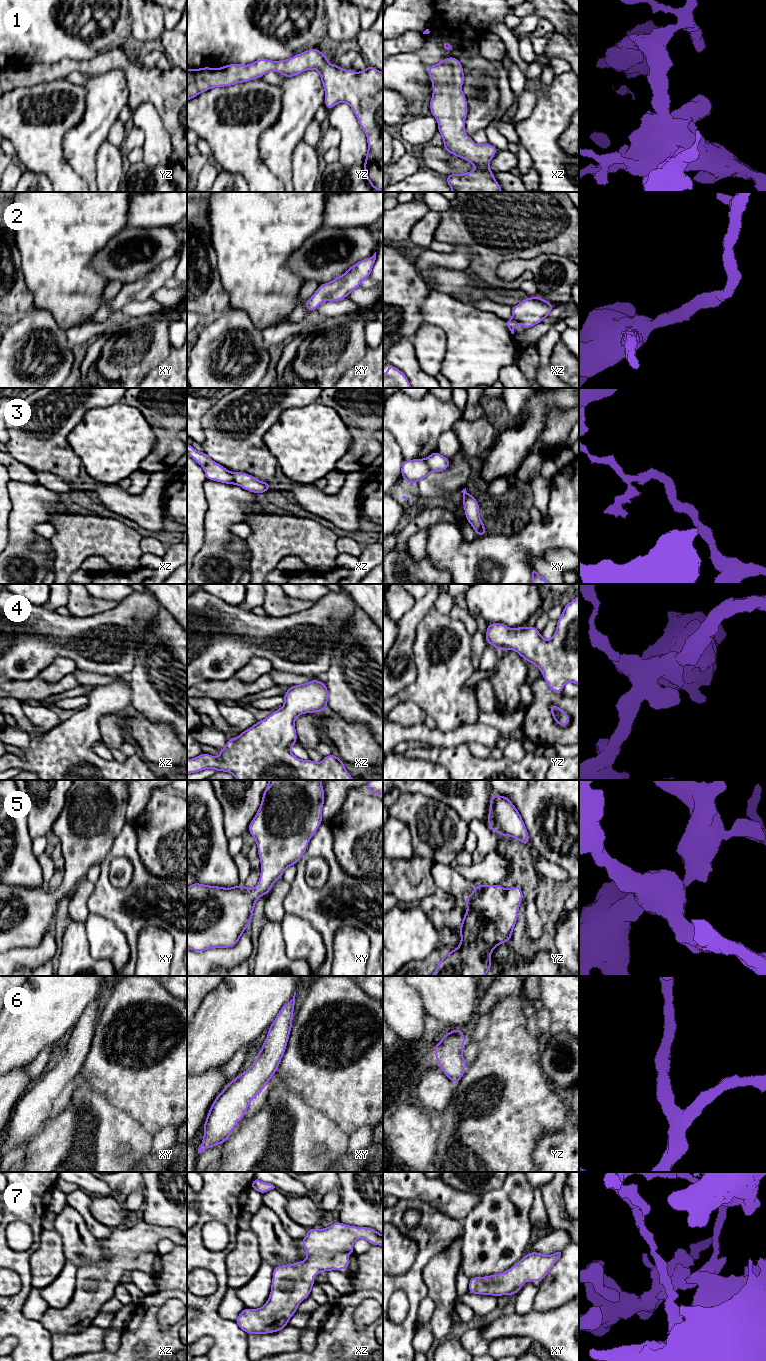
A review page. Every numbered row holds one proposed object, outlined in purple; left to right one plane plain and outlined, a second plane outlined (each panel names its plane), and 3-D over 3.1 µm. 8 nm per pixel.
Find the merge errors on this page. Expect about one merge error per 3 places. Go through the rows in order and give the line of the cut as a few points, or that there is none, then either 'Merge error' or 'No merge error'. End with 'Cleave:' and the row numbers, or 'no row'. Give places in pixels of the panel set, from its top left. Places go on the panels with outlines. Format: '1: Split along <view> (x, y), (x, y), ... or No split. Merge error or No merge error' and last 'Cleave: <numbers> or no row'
1: No split. No merge error
2: No split. No merge error
3: Split along xz (231, 472), (235, 483). Merge error
4: No split. No merge error
5: No split. No merge error
6: No split. No merge error
7: No split. No merge error
Cleave: 3

